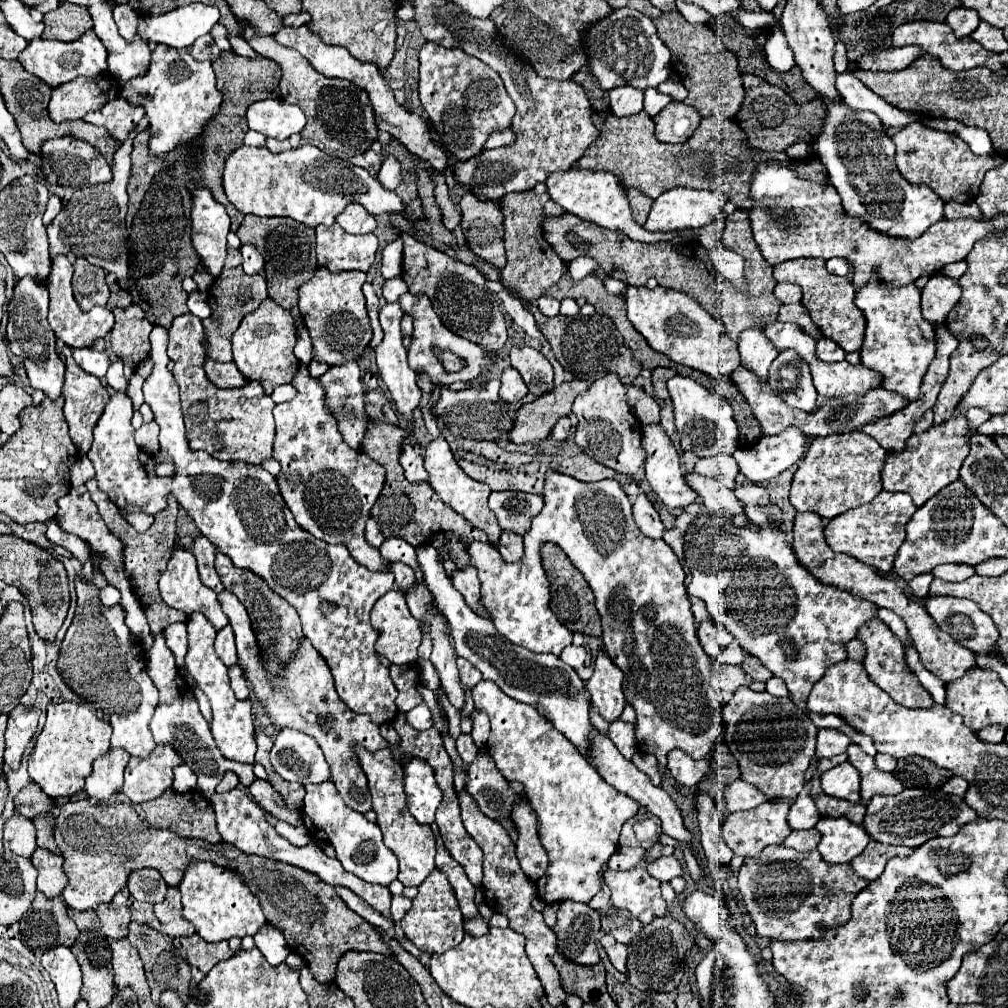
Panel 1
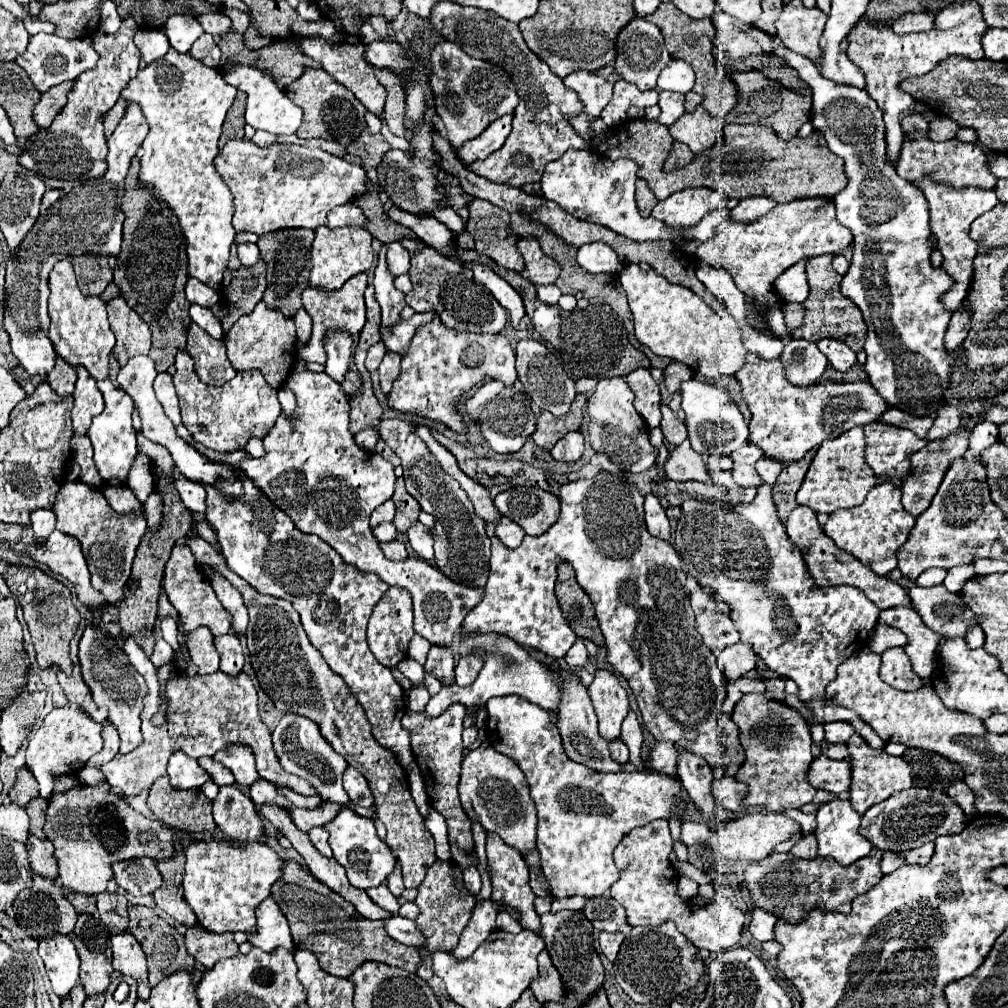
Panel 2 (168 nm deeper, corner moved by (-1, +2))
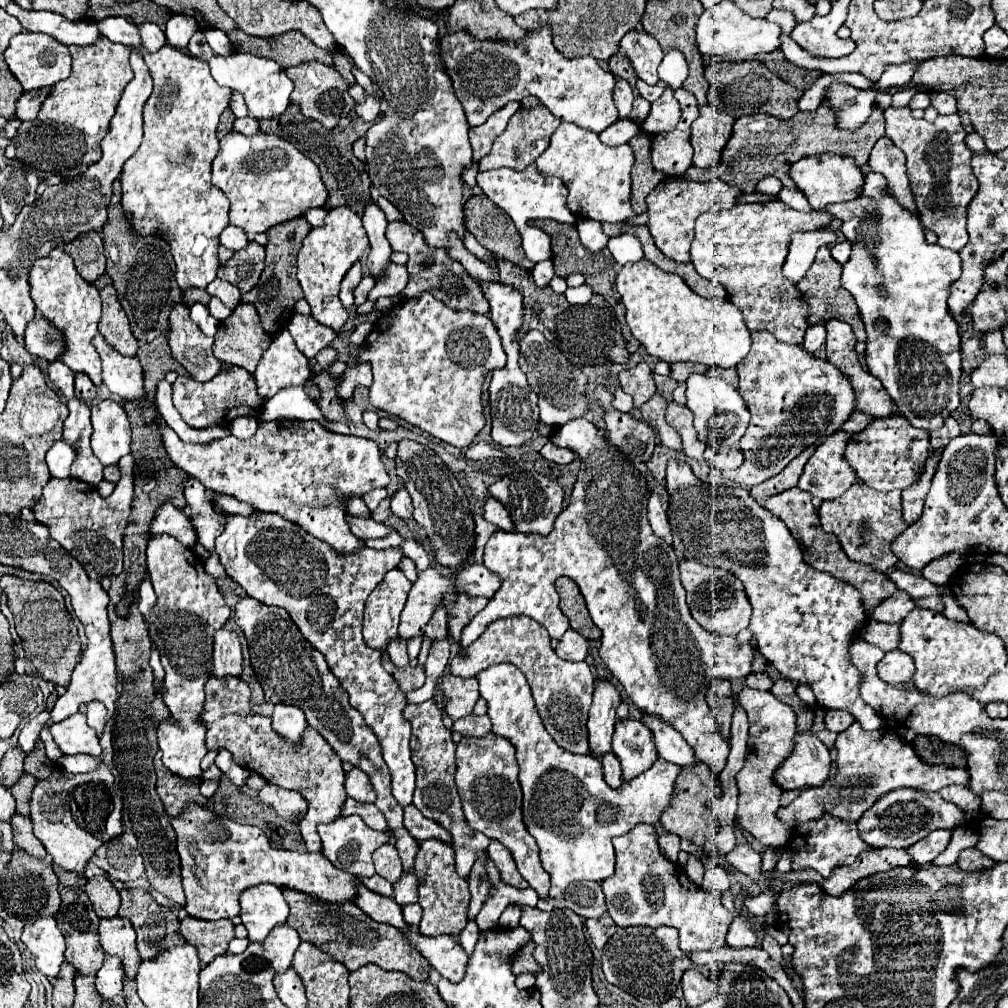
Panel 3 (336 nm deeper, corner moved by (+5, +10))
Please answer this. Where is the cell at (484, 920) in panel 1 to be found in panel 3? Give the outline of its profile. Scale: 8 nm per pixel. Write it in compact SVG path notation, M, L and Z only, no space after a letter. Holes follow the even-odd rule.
M410 927L404 931L404 937L410 939L410 943L424 953L424 957L430 961L430 965L450 983L462 981L468 965L468 955L462 949L462 945L450 937L450 935L440 935L440 937L426 937L418 931L418 927Z

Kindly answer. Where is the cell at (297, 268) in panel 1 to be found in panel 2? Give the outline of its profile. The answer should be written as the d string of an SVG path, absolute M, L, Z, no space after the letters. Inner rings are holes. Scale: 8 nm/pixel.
M278 229L276 233L264 233L258 237L258 249L262 261L268 265L268 289L264 291L264 303L272 309L280 309L286 317L294 317L294 313L302 307L300 293L308 287L308 273L312 269L310 249L314 241L312 229Z

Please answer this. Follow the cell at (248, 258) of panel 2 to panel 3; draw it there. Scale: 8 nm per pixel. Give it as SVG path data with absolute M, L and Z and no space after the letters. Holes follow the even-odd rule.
M228 225L228 227L222 231L222 235L220 235L220 243L222 243L226 249L230 249L230 251L240 251L240 249L246 247L248 237L246 237L246 233L242 233L242 229L238 229L238 227L234 227L234 225Z

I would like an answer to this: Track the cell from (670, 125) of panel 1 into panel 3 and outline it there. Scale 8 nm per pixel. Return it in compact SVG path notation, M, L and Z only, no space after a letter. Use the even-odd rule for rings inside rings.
M712 105L700 107L700 117L694 121L692 129L694 167L714 169L720 163L722 151L732 135L732 125L734 125L732 115L722 113Z

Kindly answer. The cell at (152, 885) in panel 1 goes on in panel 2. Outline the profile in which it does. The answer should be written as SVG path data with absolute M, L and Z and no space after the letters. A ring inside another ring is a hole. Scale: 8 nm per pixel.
M130 859L112 865L114 881L134 897L152 895L162 885L162 875L152 859Z

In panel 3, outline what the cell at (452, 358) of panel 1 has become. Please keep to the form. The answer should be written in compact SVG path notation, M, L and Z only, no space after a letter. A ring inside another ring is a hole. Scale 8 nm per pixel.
M422 293L418 299L404 299L392 305L386 317L374 323L372 333L358 349L356 361L372 365L374 381L370 385L370 405L374 409L400 417L408 425L418 427L452 447L466 449L486 423L481 402L482 383L490 371L506 365L506 353L488 315L454 311L436 301L430 293Z

